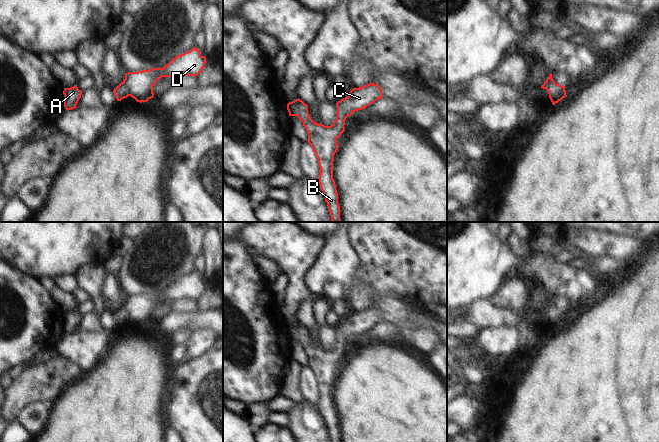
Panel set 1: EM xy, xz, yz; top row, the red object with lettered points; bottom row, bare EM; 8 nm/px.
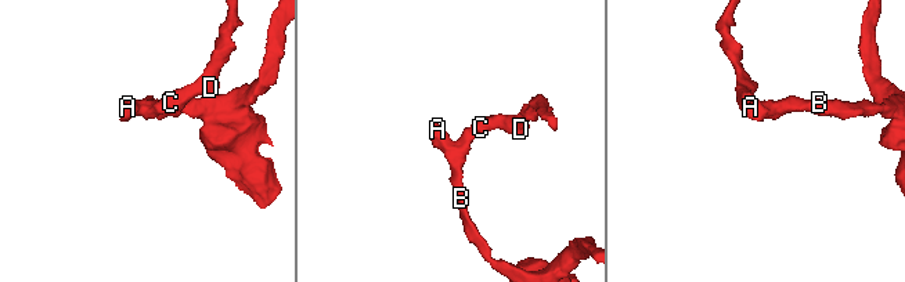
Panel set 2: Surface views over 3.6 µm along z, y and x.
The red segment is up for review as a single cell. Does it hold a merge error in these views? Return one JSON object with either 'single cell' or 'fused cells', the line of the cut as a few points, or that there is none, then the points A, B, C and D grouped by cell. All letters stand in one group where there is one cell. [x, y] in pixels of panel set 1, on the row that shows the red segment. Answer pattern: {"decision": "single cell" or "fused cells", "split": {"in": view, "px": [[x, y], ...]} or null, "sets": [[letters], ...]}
{"decision": "single cell", "split": null, "sets": [["A", "B", "C", "D"]]}

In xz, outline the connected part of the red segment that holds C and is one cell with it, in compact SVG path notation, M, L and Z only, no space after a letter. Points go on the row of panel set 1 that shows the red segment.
M369 83L359 88L353 88L349 95L336 103L337 117L331 126L314 122L309 113L308 105L299 98L287 104L289 116L297 116L308 133L308 143L311 145L319 163L319 184L325 197L332 222L342 222L338 193L333 179L333 161L339 145L336 139L345 131L345 120L353 112L362 110L383 97L378 84Z

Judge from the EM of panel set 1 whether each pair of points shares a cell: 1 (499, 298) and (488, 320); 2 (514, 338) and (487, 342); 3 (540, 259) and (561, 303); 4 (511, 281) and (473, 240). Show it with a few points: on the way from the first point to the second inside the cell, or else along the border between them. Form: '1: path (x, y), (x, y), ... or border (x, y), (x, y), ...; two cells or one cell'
1: border (488, 299), (496, 306), (513, 312); two cells
2: path (507, 340), (494, 341); one cell
3: border (552, 297), (562, 296), (569, 305); two cells
4: border (515, 271), (504, 278), (499, 288), (492, 295); two cells

